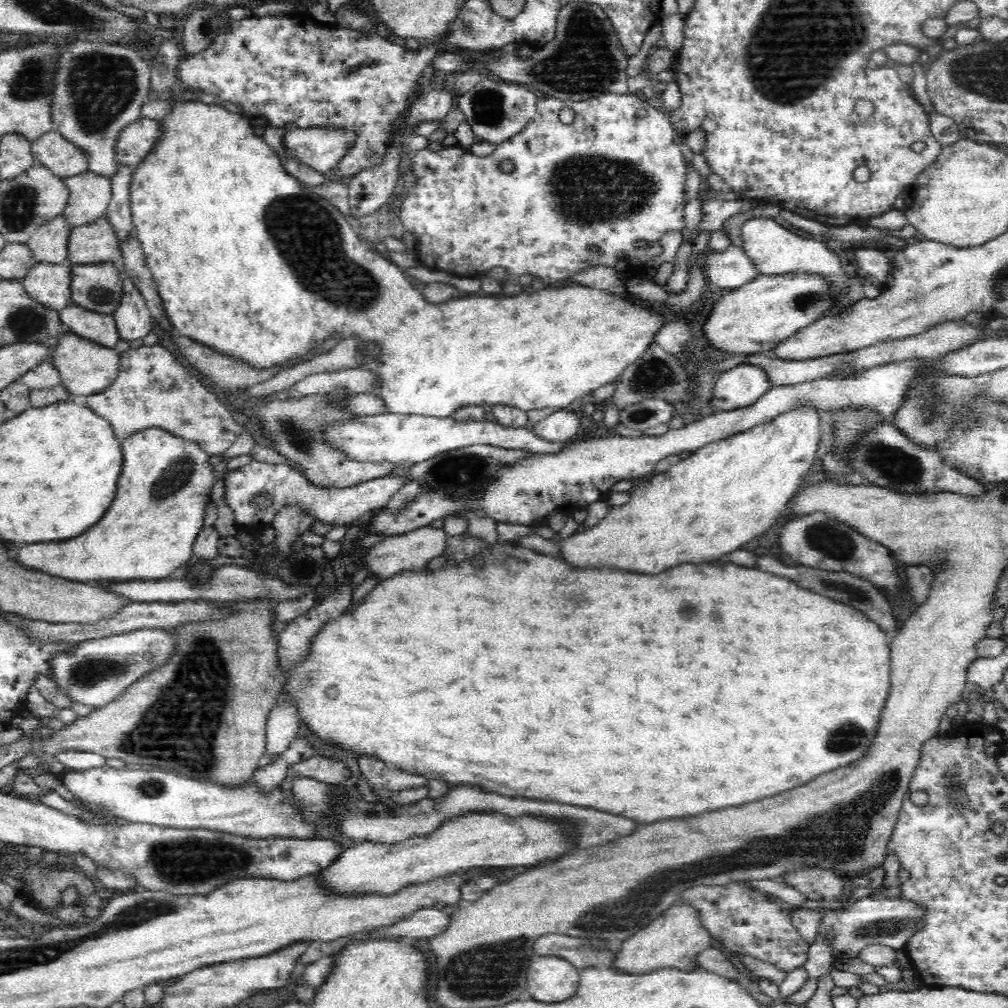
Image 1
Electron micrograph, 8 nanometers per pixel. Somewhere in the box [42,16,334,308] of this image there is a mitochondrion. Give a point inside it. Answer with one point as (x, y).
(98, 87)

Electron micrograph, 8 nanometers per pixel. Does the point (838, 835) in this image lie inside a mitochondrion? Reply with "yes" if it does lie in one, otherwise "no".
yes

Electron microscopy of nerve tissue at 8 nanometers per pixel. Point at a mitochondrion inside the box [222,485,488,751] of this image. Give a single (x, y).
(300, 566)

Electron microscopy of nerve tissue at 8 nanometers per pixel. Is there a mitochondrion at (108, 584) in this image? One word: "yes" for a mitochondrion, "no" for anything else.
no

